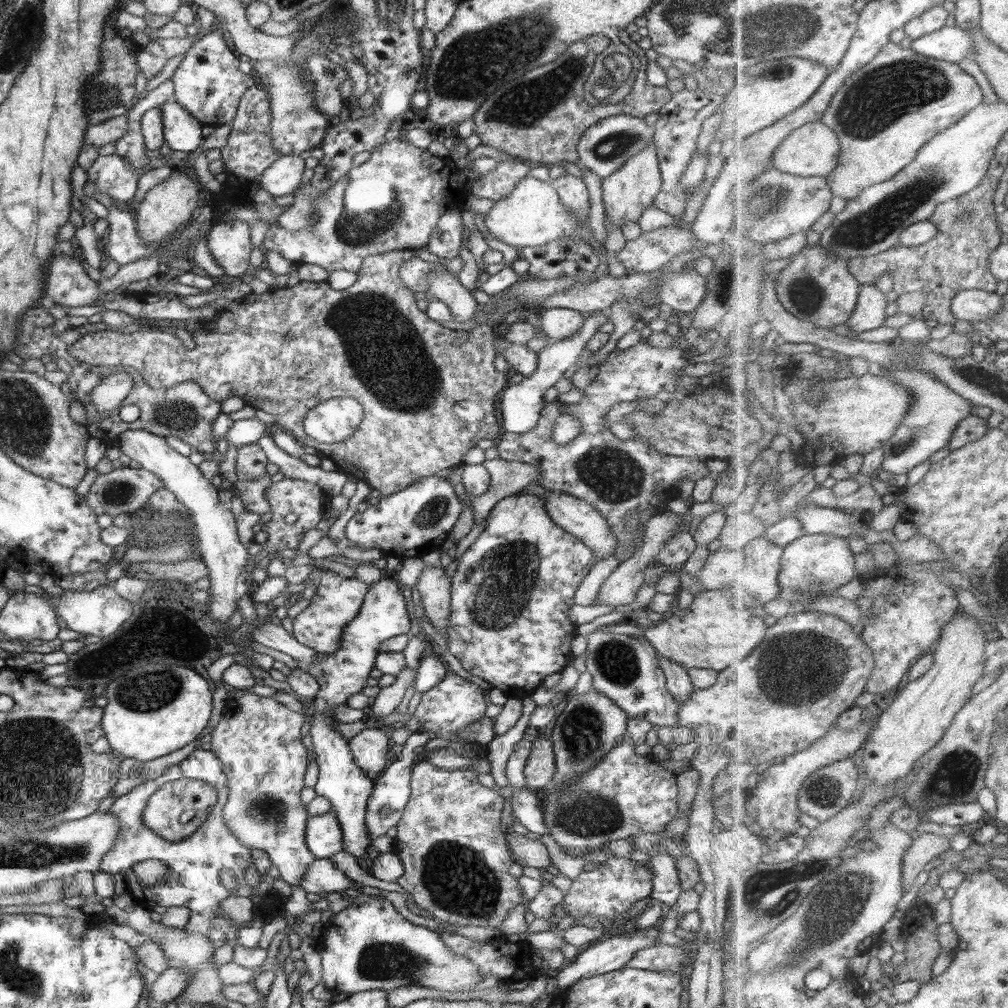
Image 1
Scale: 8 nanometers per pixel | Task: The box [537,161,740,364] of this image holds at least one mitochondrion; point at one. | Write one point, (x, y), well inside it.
(725, 272)

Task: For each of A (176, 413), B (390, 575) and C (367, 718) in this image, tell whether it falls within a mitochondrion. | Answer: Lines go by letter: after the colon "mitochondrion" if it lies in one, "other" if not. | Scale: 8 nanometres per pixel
A: mitochondrion
B: other
C: other

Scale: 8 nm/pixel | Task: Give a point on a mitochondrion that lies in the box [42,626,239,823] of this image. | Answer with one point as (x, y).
(143, 695)

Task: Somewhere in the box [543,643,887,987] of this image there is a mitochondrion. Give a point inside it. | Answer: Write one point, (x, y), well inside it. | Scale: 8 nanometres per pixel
(839, 904)

